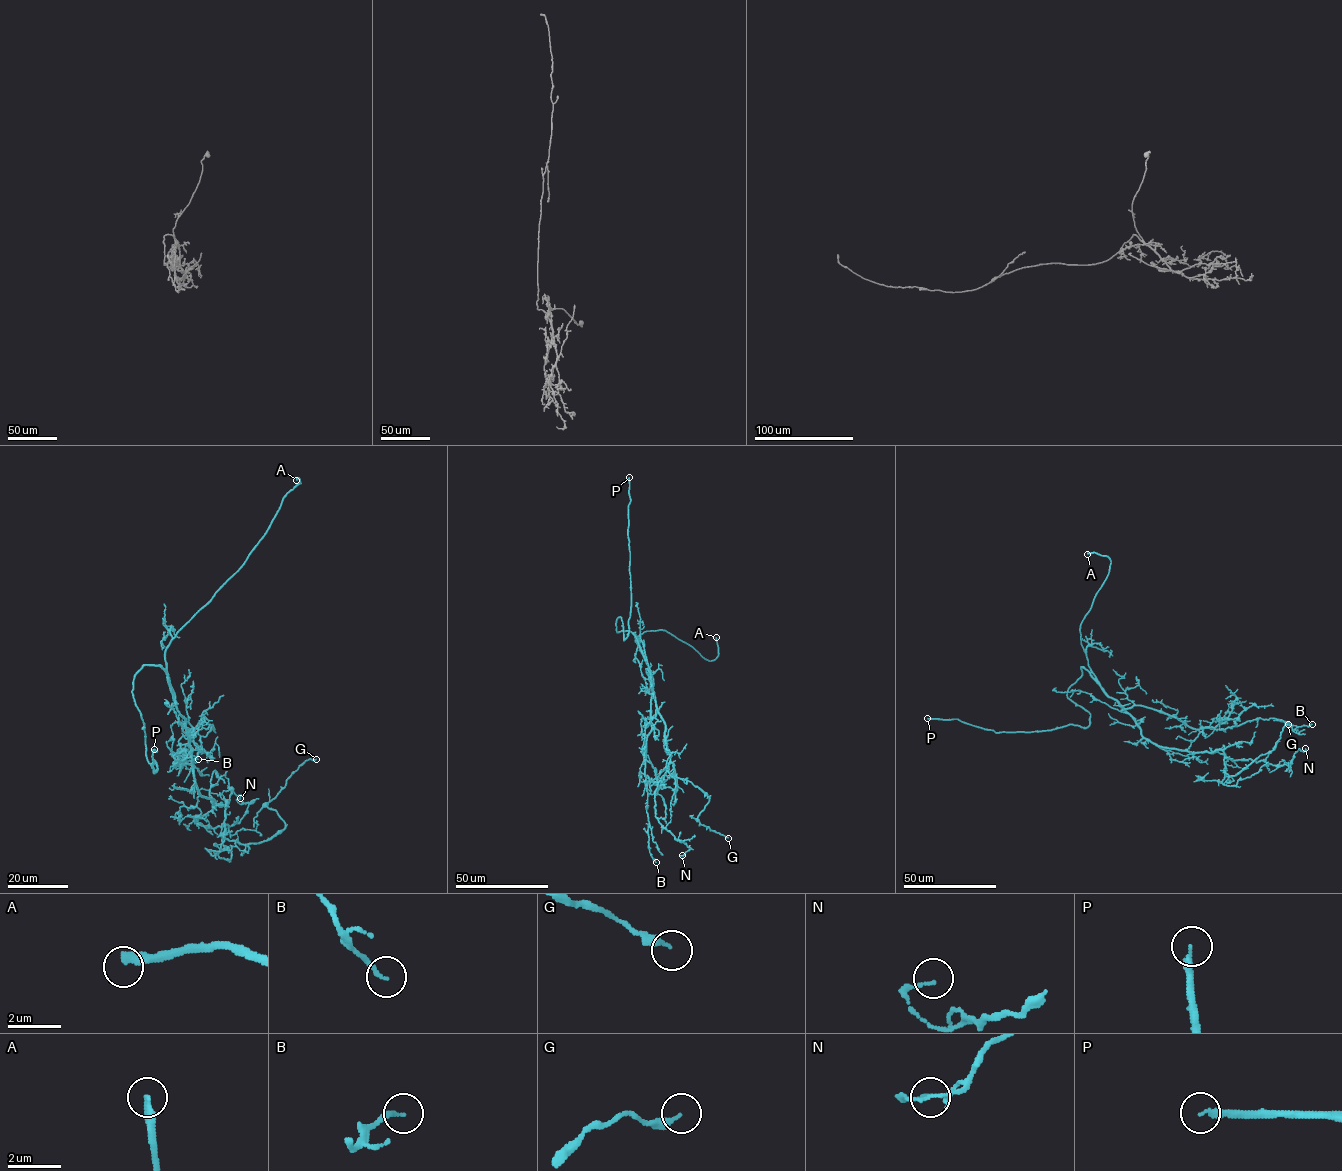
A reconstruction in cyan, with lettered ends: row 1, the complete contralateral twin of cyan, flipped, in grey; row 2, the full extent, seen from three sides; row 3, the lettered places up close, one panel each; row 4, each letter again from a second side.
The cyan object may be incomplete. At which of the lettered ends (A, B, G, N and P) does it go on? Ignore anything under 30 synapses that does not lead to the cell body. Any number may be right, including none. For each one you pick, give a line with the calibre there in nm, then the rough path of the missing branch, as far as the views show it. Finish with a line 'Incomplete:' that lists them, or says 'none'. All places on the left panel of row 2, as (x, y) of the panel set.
A: calibre 280 nm
P: calibre 200 nm; course (154, 749), (151, 744), (143, 806), (128, 826), (125, 841), (120, 846), (113, 839), (119, 829), (93, 829)
Incomplete: A, P

